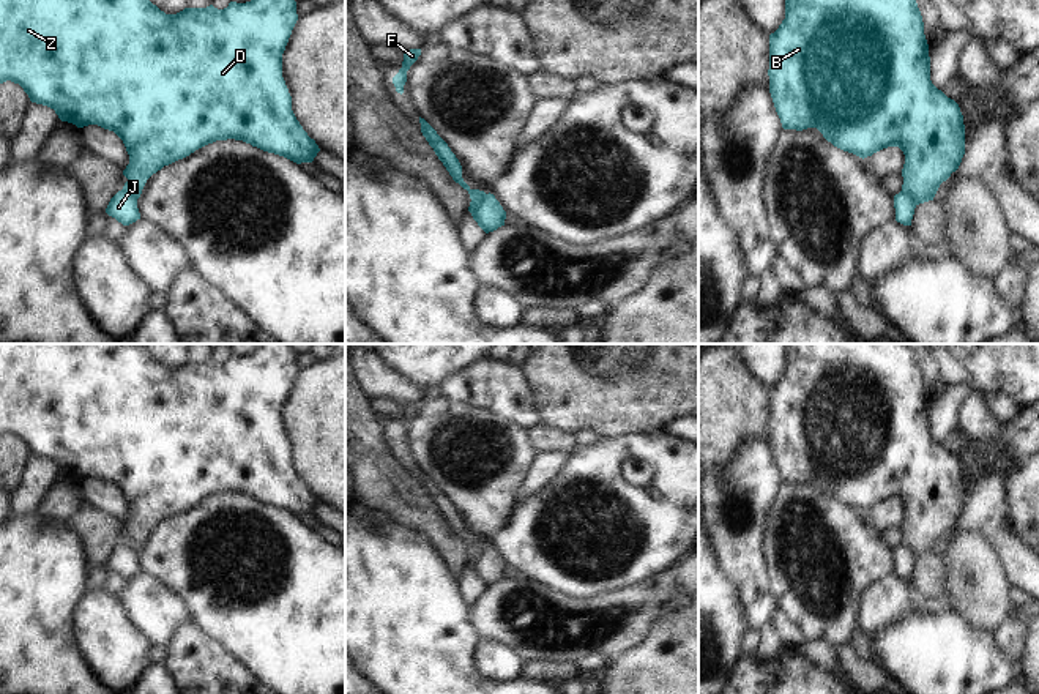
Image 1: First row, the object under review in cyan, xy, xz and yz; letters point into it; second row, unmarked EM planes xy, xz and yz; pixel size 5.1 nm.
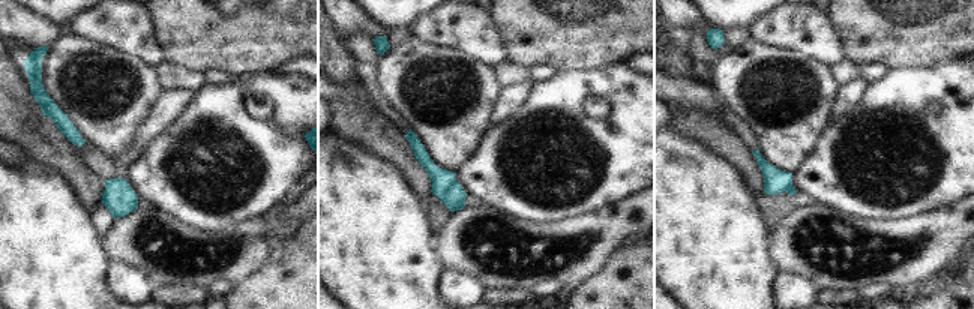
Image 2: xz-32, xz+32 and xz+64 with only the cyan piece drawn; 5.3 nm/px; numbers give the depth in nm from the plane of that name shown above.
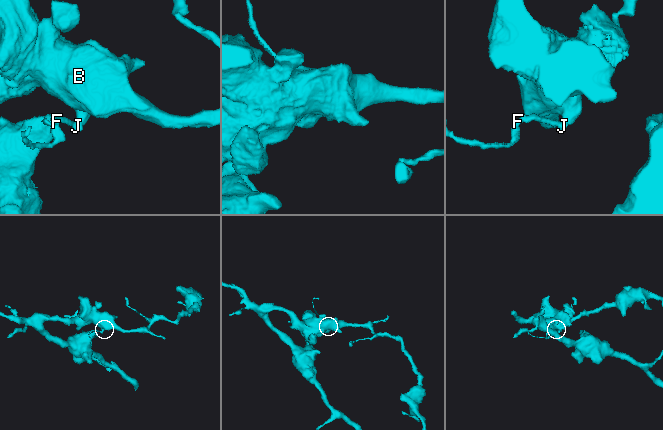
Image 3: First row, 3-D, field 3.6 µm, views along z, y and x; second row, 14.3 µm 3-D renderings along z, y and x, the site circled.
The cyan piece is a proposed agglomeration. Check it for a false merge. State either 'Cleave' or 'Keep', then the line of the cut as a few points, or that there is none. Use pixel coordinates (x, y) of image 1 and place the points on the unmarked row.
Cleave. Split along xz (484, 546), (472, 567).

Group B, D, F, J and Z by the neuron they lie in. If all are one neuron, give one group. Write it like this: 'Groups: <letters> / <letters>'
Groups: B D Z / F J.

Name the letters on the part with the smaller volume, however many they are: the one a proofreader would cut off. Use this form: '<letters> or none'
F, J.

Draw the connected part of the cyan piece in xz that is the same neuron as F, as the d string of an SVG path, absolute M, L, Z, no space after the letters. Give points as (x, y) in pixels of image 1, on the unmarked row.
M410 402L404 407L402 421L393 431L393 437L394 437L397 446L400 446L400 448L404 446L404 438L407 435L407 424L418 413L419 409L421 409L421 402Z

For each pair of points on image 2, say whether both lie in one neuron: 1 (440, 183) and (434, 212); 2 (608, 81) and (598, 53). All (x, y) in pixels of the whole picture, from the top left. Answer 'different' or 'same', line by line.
1: same
2: different

